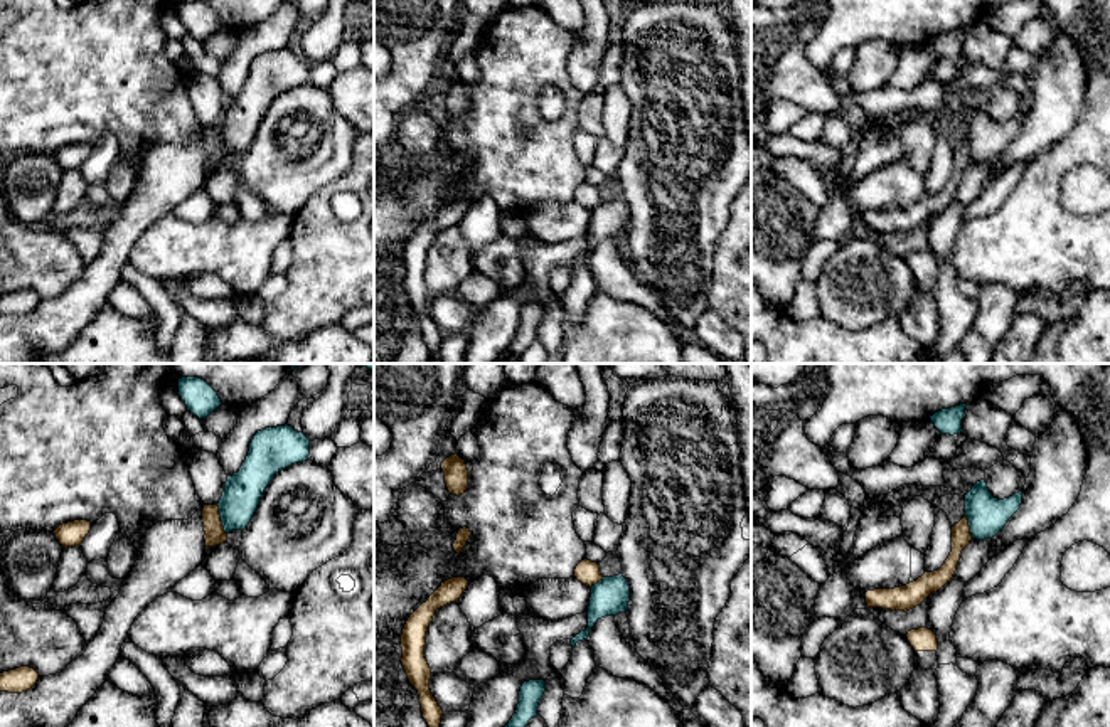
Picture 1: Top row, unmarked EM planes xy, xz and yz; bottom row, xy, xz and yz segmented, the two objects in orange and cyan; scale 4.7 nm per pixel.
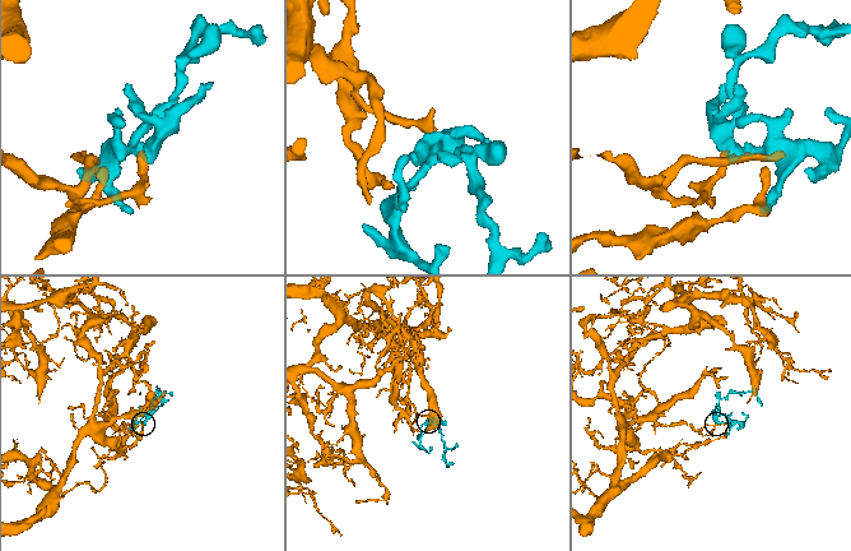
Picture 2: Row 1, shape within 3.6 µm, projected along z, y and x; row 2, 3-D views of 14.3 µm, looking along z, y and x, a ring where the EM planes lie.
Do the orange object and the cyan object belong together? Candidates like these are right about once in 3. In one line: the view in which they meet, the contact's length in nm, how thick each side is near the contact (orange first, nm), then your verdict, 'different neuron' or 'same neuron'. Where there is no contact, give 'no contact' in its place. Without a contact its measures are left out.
meets orange in xy; contact 150 nm long; 100 nm thick on the orange side, 180 nm on the other; different neuron

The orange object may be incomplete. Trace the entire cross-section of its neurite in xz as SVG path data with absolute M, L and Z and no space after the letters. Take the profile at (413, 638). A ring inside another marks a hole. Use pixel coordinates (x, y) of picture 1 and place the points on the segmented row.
M451 577L428 597L406 621L401 634L403 658L401 663L409 683L418 690L423 719L428 727L440 727L443 710L430 690L431 668L424 658L426 631L435 613L450 604L458 602L468 581L465 577Z

